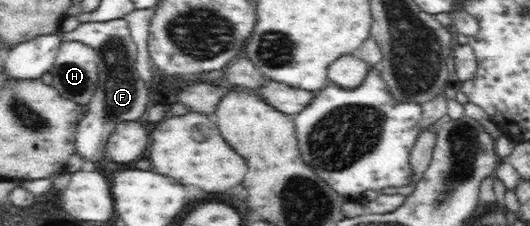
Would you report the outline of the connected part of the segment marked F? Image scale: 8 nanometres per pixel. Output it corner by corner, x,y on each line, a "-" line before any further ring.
125,19
81,22
77,28
62,33
62,42
78,41
90,46
98,55
98,80
90,102
84,106
84,118
76,127
76,152
86,160
100,160
105,144
118,121
143,120
148,113
148,89
136,69
137,46

